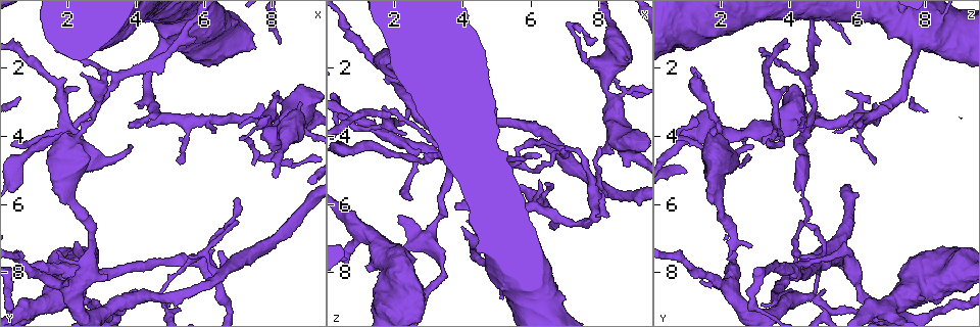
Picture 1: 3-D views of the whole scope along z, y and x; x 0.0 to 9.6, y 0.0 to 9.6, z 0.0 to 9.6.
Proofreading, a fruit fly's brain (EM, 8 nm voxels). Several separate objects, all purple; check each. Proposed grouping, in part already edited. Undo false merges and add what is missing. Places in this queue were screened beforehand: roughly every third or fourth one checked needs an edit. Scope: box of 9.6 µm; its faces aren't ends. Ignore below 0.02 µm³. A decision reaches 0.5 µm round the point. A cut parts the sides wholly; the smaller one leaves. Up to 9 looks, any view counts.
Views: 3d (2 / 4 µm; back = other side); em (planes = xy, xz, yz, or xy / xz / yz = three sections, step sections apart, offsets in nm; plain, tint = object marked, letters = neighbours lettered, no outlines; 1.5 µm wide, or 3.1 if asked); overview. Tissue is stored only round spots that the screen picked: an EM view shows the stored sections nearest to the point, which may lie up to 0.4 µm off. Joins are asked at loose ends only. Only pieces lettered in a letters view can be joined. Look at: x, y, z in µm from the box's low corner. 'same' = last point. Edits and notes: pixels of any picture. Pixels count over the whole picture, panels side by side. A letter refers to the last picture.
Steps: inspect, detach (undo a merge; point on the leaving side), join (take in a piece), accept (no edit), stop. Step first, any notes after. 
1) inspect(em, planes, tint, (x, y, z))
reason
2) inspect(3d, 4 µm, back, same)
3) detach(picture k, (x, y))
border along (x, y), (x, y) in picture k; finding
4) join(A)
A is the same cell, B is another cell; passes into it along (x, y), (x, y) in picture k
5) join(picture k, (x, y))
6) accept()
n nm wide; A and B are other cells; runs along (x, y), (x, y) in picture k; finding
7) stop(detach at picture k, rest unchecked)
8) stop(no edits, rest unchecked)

inspect(3d, 4 µm, (7.05, 3.65, 4.40))
an open end

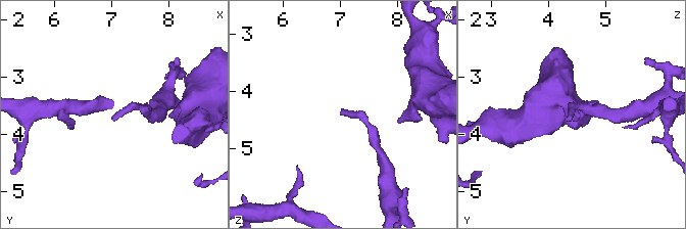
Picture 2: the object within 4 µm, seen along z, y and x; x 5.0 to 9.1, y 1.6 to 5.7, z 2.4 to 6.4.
inspect(em, planes, letters, (7.00, 3.75, 4.35))
need the tissue

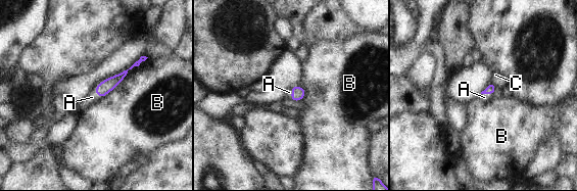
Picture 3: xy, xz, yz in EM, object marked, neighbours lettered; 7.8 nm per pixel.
join(A)
B touches over 480 nm; A is the same cell, B and C are other cells; the neuron continues

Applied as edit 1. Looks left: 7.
inspect(overview)
see it whole again

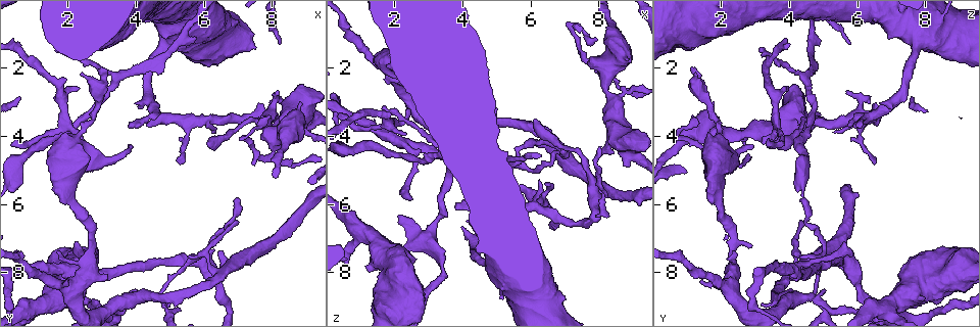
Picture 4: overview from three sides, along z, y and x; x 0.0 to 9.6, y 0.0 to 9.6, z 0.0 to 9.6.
inspect(em, planes, plain, (7.00, 5.85, 4.40))
branch stops here

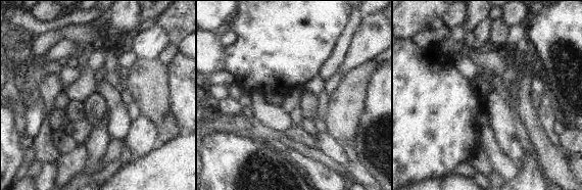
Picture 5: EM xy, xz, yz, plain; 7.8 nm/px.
inspect(em, planes, letters, same)
see the neighbours

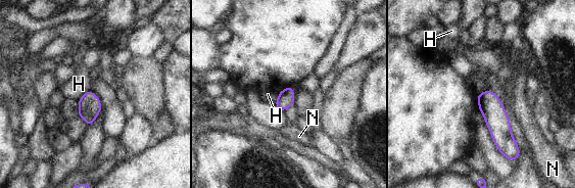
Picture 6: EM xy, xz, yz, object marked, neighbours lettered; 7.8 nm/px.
accept()
H and N are other cells; border along (280, 91), (274, 103) in picture 6; none of them fits

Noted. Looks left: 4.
inspect(em, planes, tint, (6.55, 8.00, 4.20))
abrupt turn

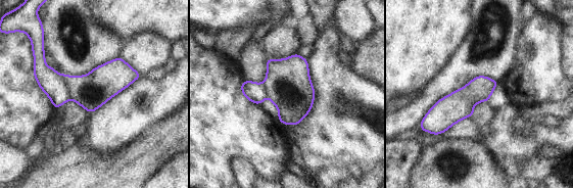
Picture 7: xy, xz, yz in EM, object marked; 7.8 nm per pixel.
inspect(em, planes, letters, same)
see the neighbours

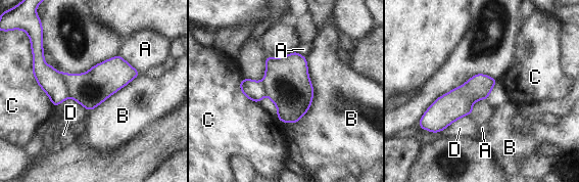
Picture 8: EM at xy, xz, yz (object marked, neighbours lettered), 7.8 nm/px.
detach(picture 8, (51, 82))
200 nm wide; A, B, C and D are other cells; border along (59, 73), (68, 96) in picture 8; two neurons meet here

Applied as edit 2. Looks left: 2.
stop(join at picture 3, detach at picture 8, rest unchecked)

